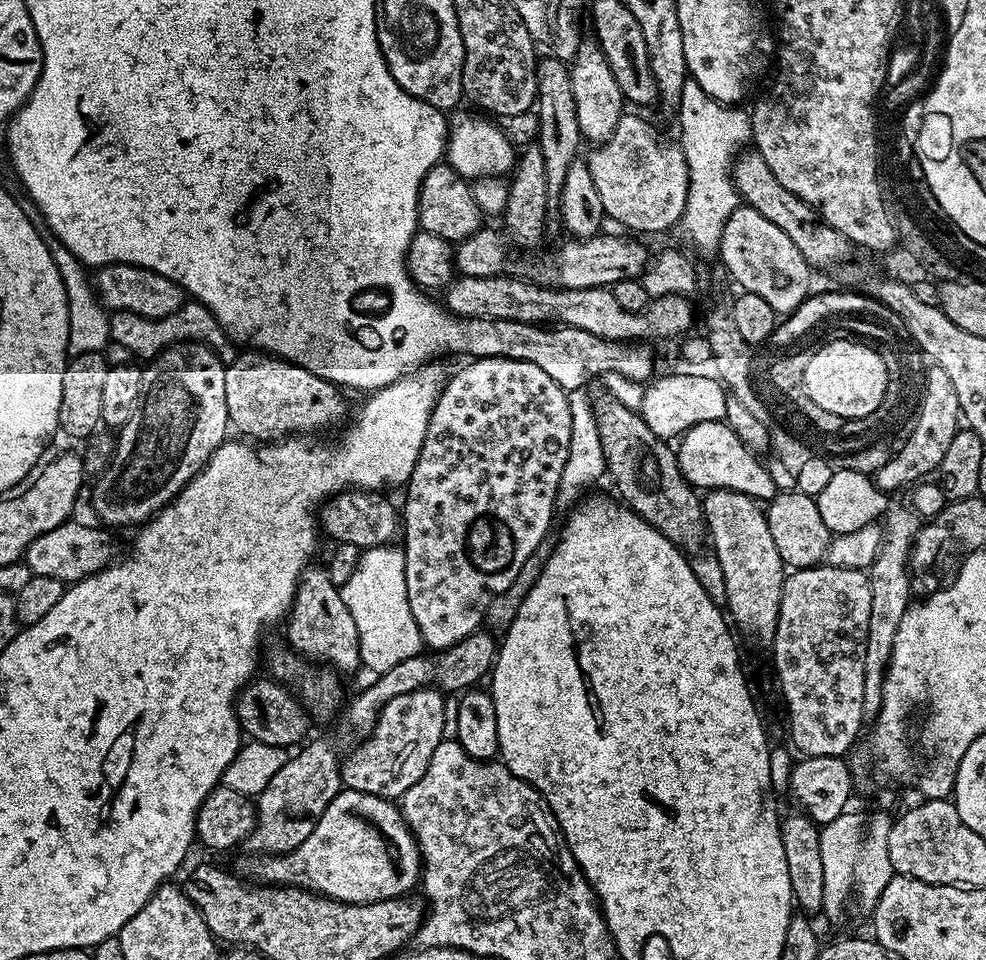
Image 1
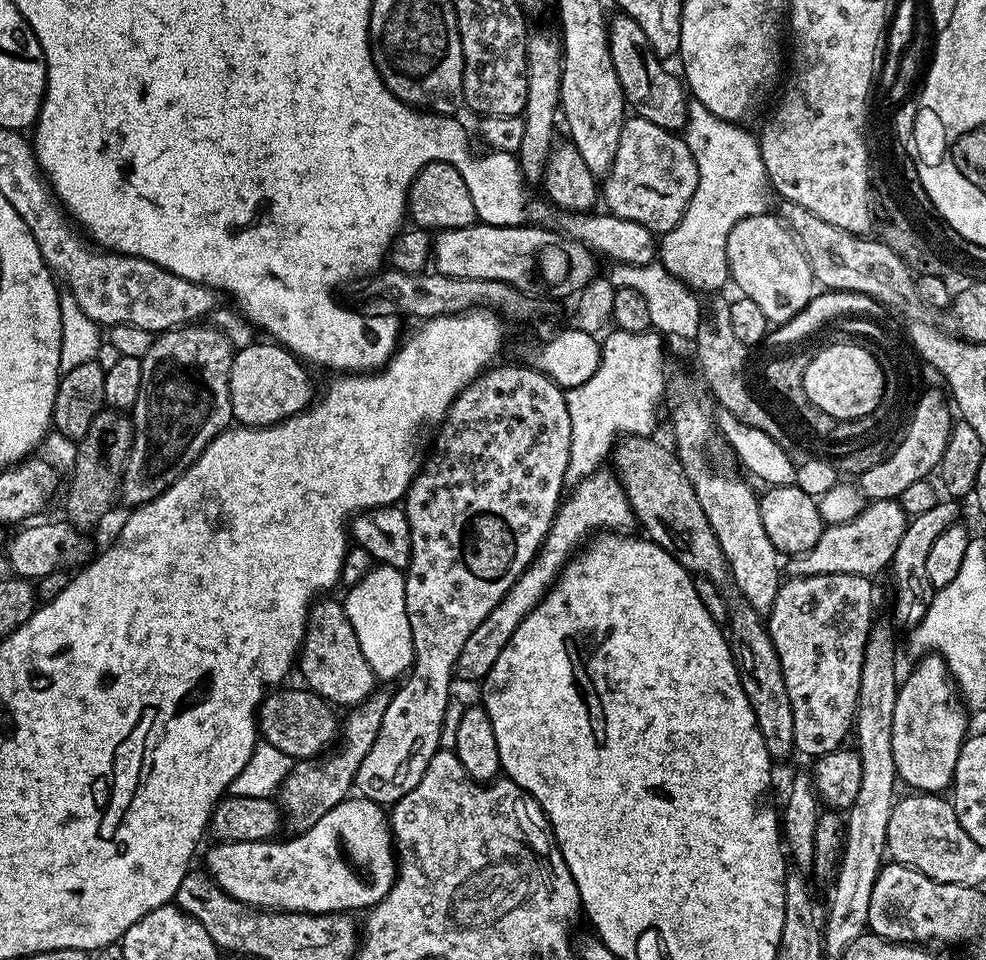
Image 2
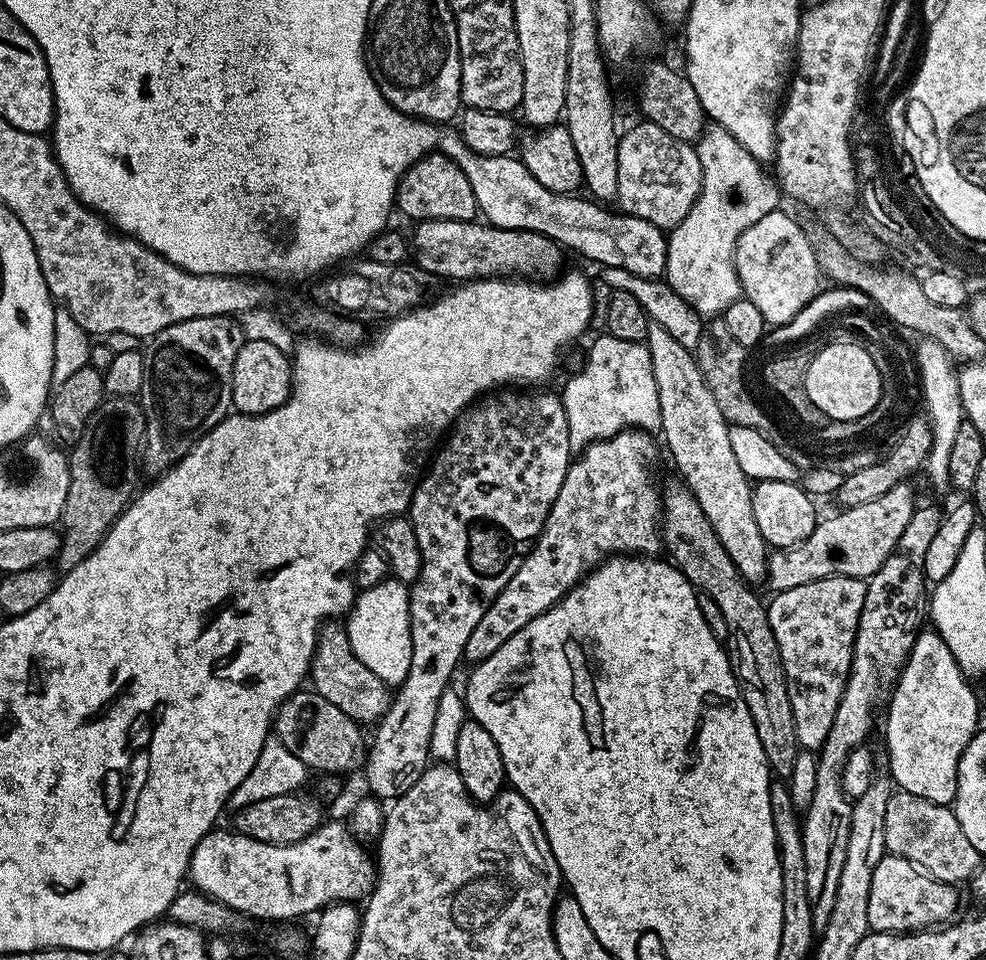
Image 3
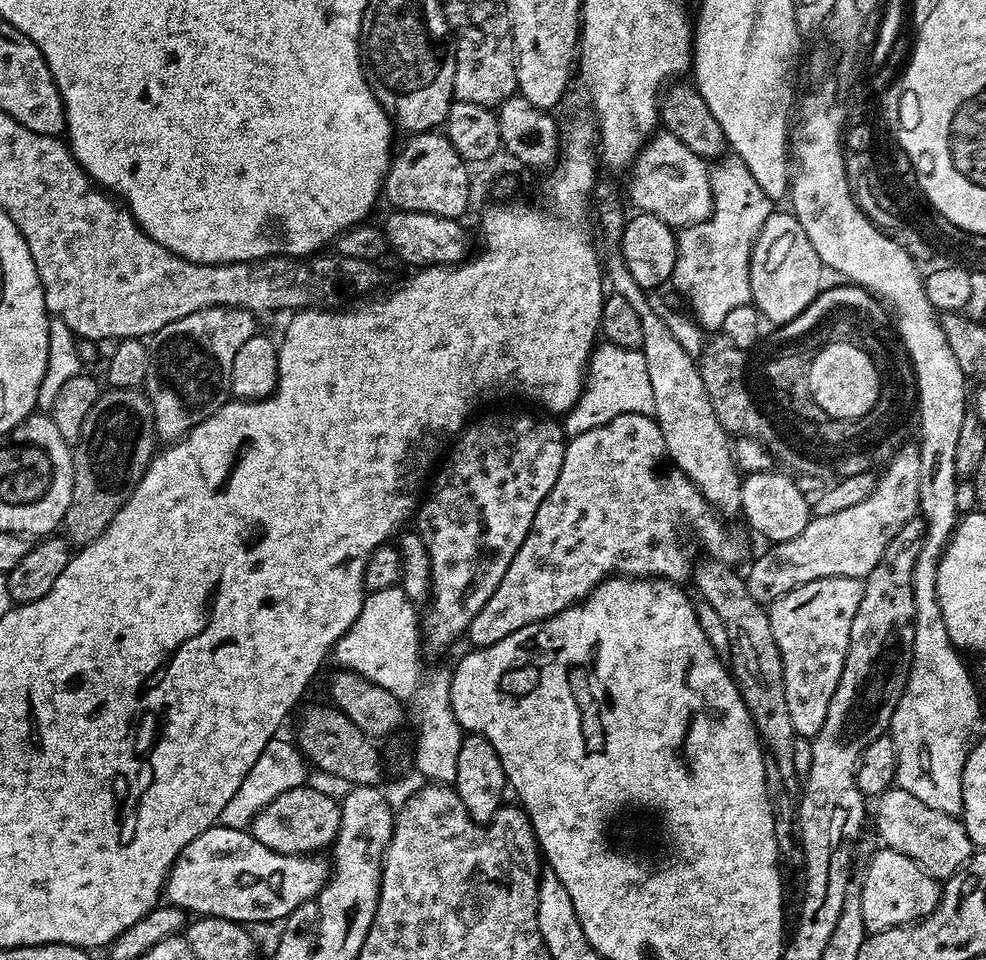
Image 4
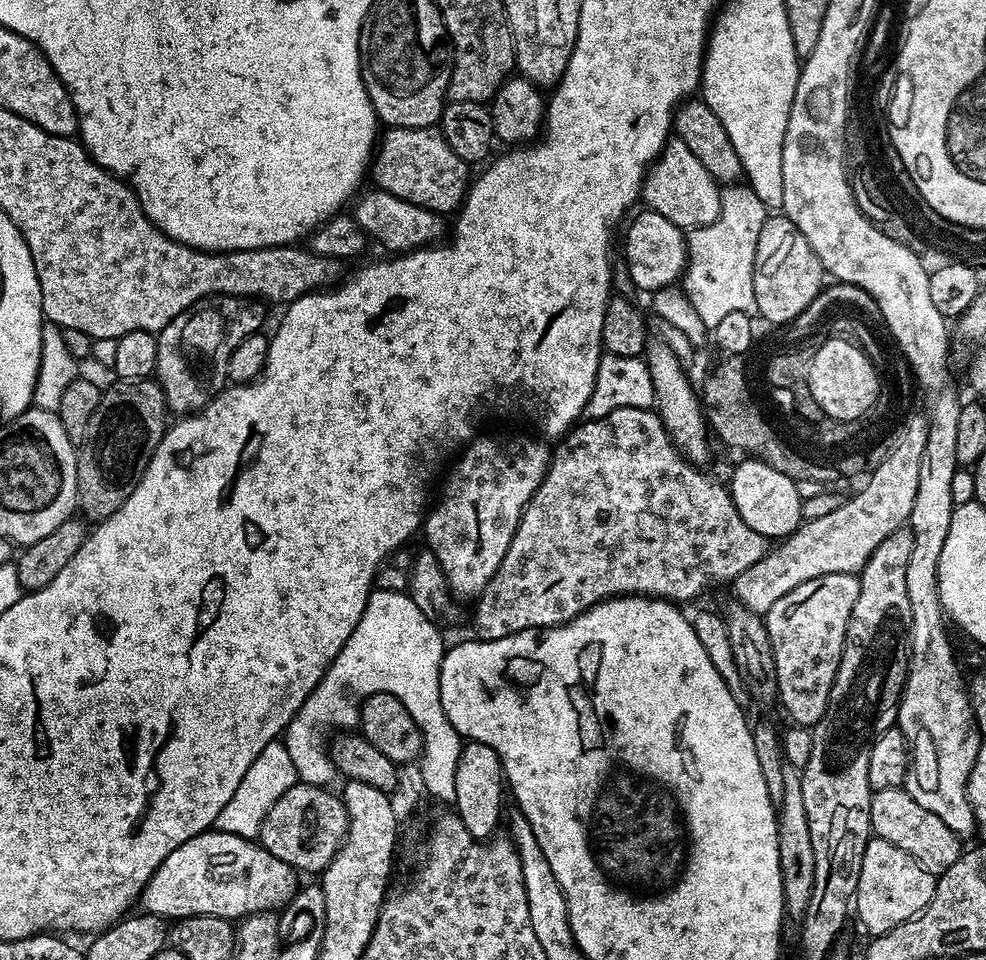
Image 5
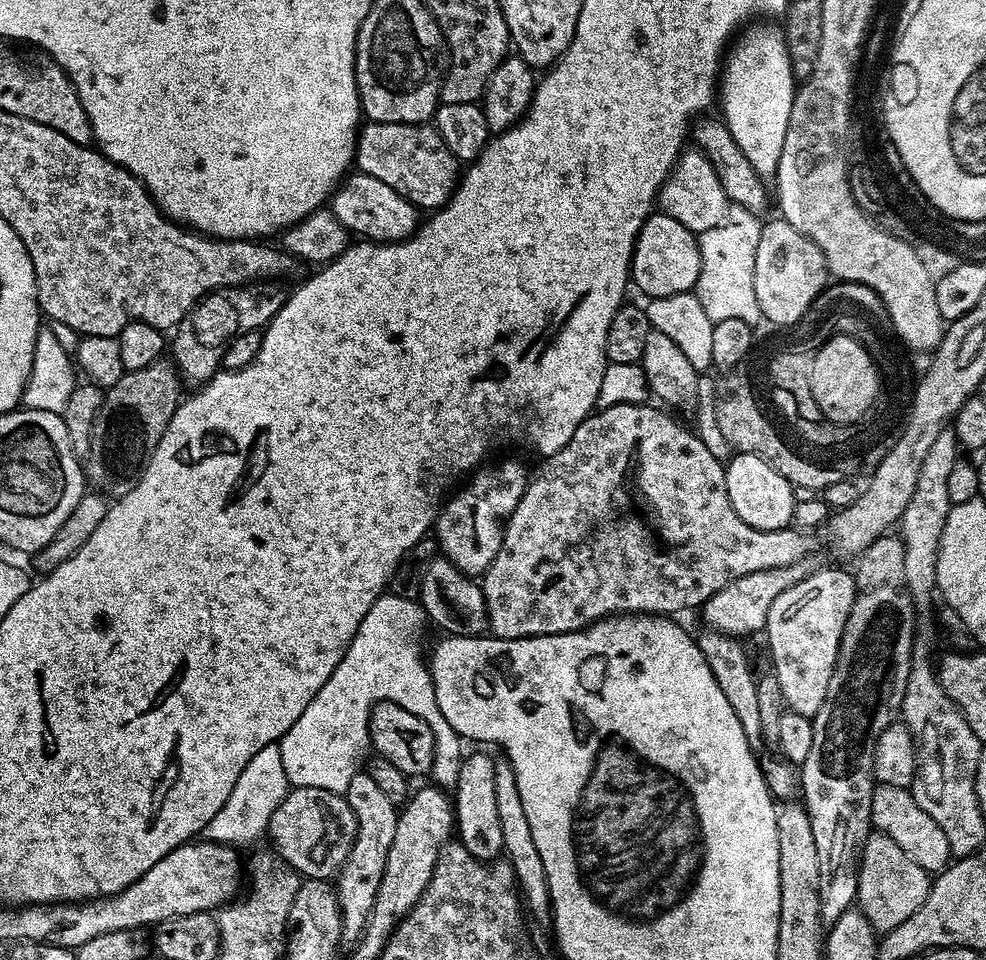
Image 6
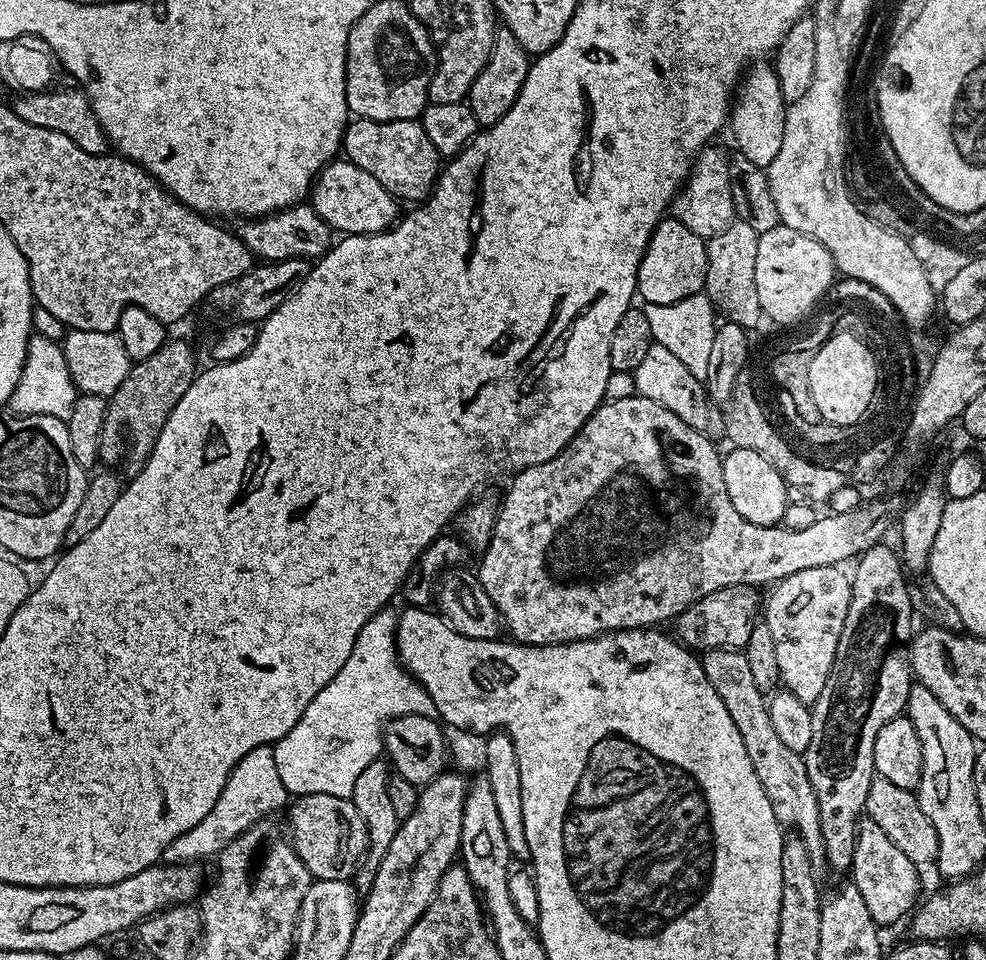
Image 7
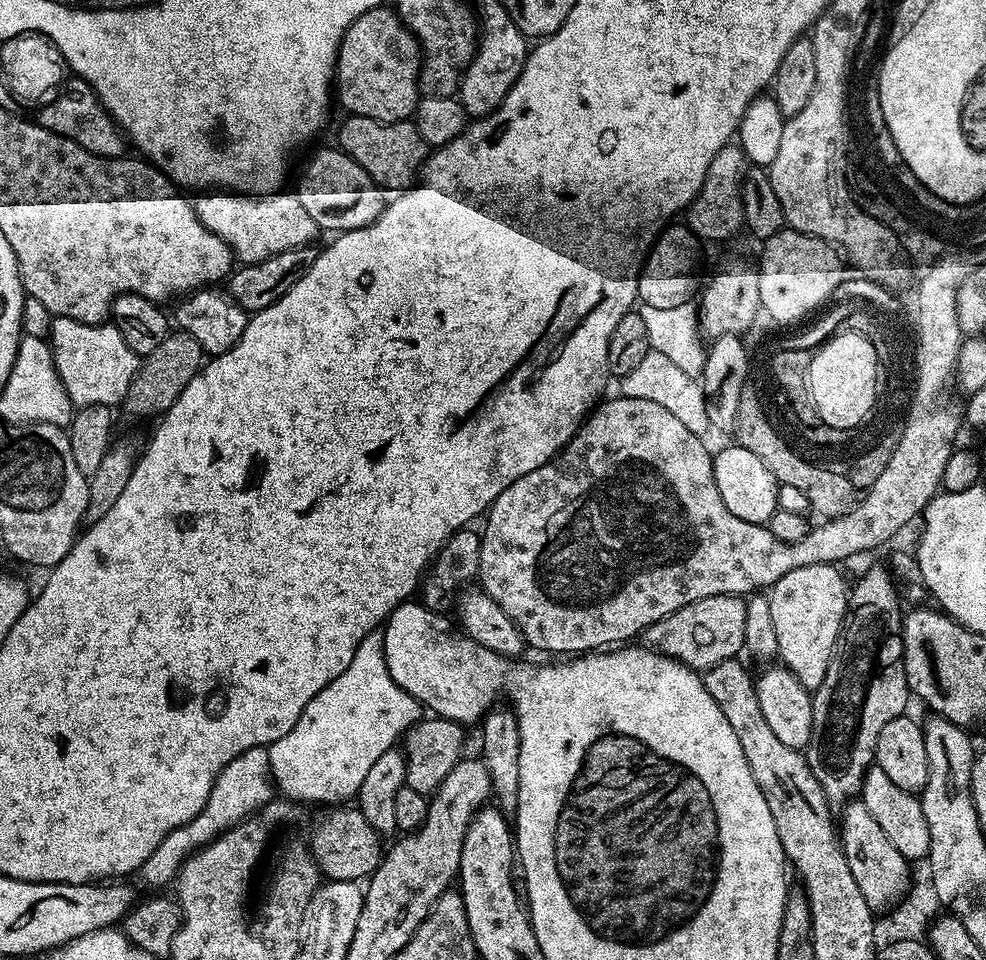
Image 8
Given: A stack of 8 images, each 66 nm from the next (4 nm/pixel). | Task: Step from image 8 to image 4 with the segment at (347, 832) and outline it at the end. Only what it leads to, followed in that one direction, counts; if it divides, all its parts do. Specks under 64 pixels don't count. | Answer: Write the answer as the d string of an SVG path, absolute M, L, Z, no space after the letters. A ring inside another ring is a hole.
M305 784L274 798L273 802L252 819L248 830L256 841L276 853L307 855L327 849L335 841L340 822L340 806L337 799L312 788L310 784Z

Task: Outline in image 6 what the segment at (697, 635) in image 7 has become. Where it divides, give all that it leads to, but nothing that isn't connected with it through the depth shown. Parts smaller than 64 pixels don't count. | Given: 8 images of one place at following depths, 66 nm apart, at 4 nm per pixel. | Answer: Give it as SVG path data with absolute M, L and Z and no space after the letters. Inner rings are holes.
M805 558L794 562L790 566L778 566L770 570L758 570L755 574L742 574L742 578L734 578L718 594L714 594L706 603L702 605L704 620L709 629L713 632L721 632L727 636L744 638L747 632L765 631L770 606L774 606L774 598L782 594L782 590L790 590L802 578L806 578L814 571L814 564L811 559Z

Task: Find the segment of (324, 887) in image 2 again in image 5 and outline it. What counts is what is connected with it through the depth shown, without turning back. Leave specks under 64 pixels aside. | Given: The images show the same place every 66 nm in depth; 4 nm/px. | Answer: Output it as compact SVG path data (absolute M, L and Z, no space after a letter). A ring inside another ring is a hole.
M209 830L190 838L190 842L182 842L178 850L170 850L170 854L166 854L162 866L158 866L150 882L146 882L138 904L151 916L163 916L169 922L185 920L188 916L213 916L239 922L245 916L257 916L260 912L275 913L283 909L298 891L296 877L296 869L268 853L256 840Z

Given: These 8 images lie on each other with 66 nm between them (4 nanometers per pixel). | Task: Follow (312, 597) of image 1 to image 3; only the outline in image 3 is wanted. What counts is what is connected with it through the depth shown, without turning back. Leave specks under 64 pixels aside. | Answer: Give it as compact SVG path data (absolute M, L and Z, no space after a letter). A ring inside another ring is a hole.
M328 622L321 627L319 636L316 637L316 649L312 655L312 667L310 669L310 684L326 702L331 702L333 706L338 706L342 714L346 714L351 720L356 721L361 726L375 725L388 712L390 703L389 685L374 674L371 663L359 660L352 653L352 648L348 645L349 633L343 627L339 628L339 623Z

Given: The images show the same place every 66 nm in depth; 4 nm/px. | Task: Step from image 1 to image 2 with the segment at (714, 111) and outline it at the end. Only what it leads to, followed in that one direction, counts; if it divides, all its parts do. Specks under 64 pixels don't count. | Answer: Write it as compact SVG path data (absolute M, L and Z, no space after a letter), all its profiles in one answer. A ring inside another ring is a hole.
M692 102L688 106L688 121L682 129L682 139L686 142L686 146L690 150L690 154L694 158L694 162L698 166L698 186L694 190L694 198L690 198L688 209L682 214L682 218L678 222L678 226L674 226L671 230L663 233L658 240L658 260L664 264L665 268L672 274L676 275L684 284L688 285L696 294L716 294L721 291L720 288L725 283L729 283L728 275L728 255L726 254L726 242L730 238L730 230L734 230L734 226L738 226L738 222L742 222L742 218L750 218L751 216L763 216L769 211L768 208L768 192L770 196L770 185L768 175L766 174L766 166L762 162L762 154L760 153L760 141L755 135L752 136L739 123L723 120L714 114L710 114L710 110L706 110L706 106Z

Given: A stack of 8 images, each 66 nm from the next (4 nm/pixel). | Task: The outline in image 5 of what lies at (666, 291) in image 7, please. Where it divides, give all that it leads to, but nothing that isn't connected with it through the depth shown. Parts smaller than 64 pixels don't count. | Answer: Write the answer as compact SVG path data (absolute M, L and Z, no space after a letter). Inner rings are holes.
M649 208L643 211L627 225L623 257L635 287L639 291L653 292L677 283L683 275L688 261L687 237L683 229L662 214Z

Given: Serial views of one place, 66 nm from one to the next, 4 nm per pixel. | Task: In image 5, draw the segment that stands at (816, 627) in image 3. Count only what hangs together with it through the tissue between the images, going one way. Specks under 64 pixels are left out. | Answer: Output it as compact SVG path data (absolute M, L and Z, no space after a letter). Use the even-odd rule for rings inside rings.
M850 572L822 574L822 578L810 578L810 582L794 586L794 590L778 598L764 616L770 646L774 646L778 704L788 711L793 725L814 726L822 714L826 714L826 702L830 702L830 690L842 658L846 626L854 602L858 602L859 589L859 575Z

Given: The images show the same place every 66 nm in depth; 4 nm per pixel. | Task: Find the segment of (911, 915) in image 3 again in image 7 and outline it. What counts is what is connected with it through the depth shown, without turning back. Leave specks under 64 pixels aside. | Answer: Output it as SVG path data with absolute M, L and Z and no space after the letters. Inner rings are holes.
M861 819L860 825L856 827L850 880L855 884L858 894L862 894L866 910L870 910L870 918L874 918L877 926L896 924L917 907L920 876L916 872L919 872L918 865L910 862L910 858L906 858L906 854L902 854L902 850L898 850L898 846L894 846L890 838L886 838L886 833L878 827L878 822Z

